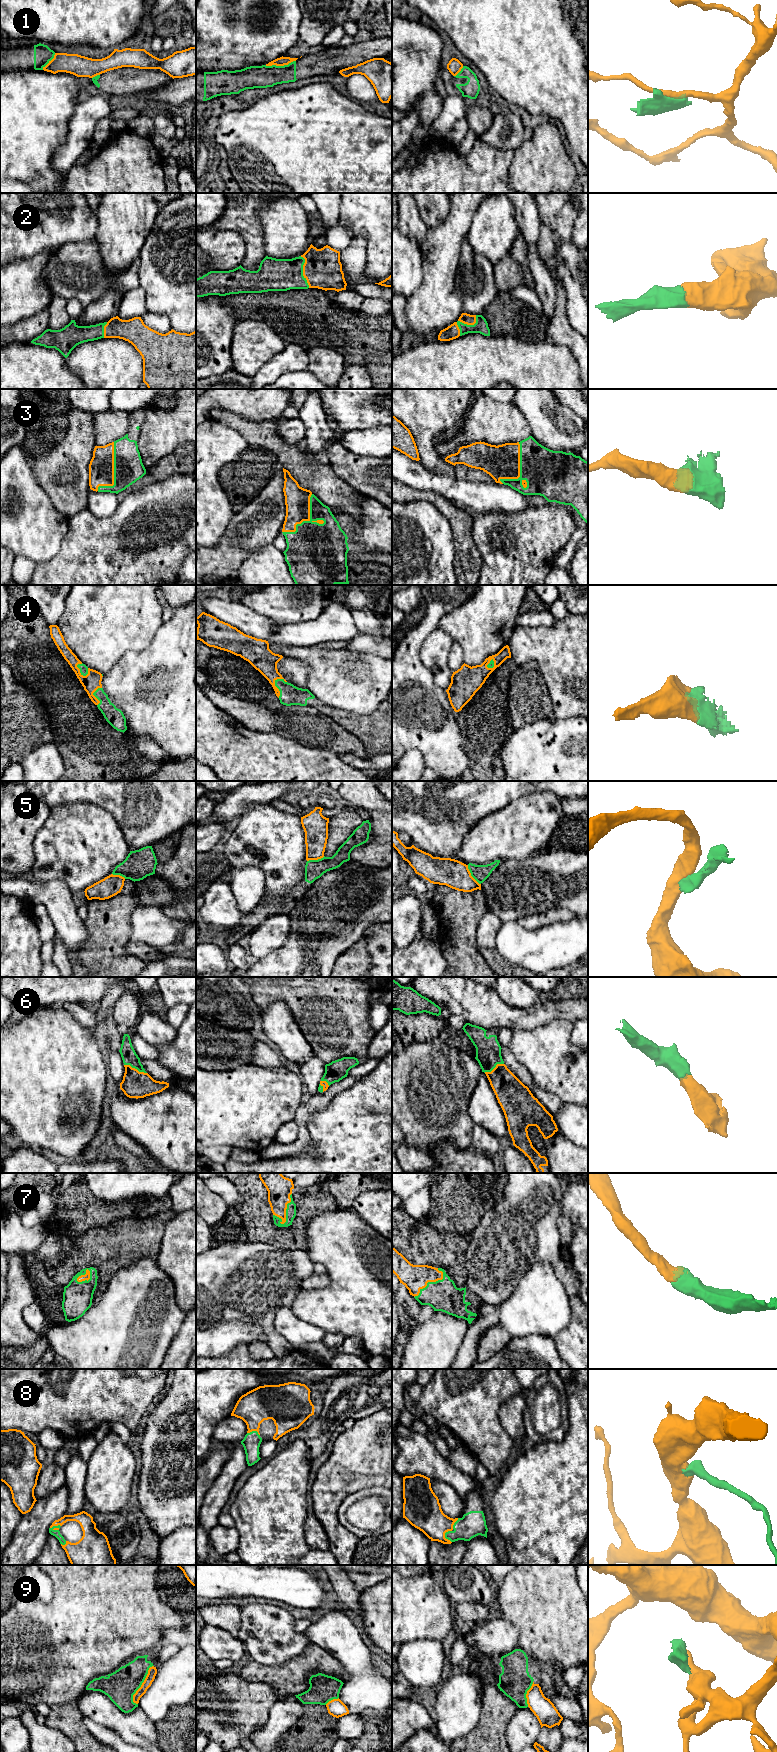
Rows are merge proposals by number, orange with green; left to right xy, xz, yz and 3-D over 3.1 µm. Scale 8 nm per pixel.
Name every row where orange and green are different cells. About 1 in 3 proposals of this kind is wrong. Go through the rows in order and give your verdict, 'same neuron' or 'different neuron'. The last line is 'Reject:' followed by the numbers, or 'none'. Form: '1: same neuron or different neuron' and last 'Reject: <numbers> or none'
1: different neuron
2: same neuron
3: same neuron
4: same neuron
5: different neuron
6: same neuron
7: same neuron
8: same neuron
9: different neuron
Reject: 1, 5, 9

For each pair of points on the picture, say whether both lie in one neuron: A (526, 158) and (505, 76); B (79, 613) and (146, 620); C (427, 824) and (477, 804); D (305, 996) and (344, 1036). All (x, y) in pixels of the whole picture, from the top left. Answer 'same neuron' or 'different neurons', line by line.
A: different neurons
B: same neuron
C: same neuron
D: same neuron

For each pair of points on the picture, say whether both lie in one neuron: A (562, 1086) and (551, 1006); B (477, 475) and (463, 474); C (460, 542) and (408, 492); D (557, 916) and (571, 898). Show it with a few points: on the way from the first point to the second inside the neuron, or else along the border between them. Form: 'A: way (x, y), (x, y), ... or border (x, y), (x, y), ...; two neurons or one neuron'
A: border (572, 1022), (552, 1020), (531, 1030); two neurons
B: way (474, 474), (466, 474); one neuron
C: way (460, 524), (441, 503), (426, 495); one neuron
D: border (541, 911), (566, 908), (575, 915); two neurons

